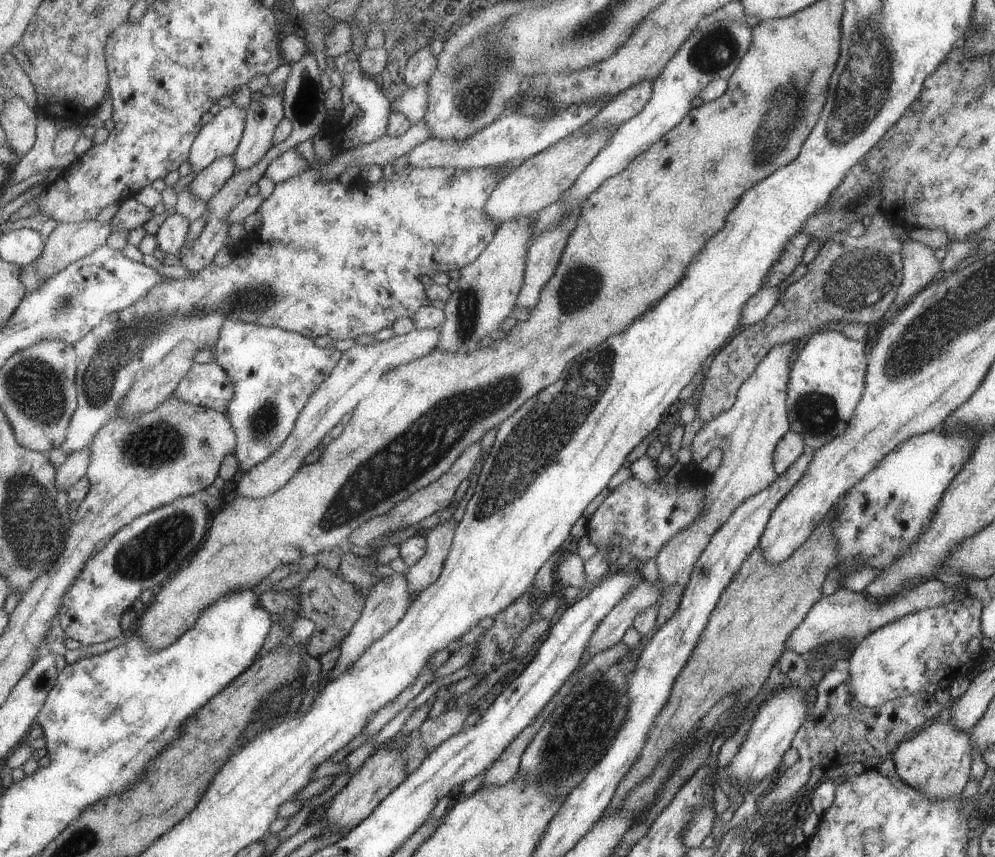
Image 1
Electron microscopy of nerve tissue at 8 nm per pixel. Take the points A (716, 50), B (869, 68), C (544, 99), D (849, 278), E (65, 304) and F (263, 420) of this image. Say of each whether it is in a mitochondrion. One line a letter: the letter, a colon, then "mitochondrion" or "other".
A: mitochondrion
B: mitochondrion
C: mitochondrion
D: mitochondrion
E: mitochondrion
F: mitochondrion

